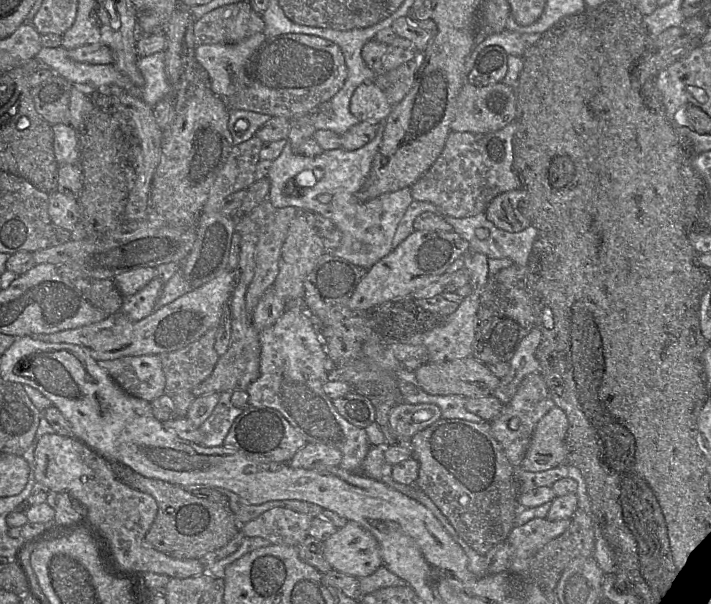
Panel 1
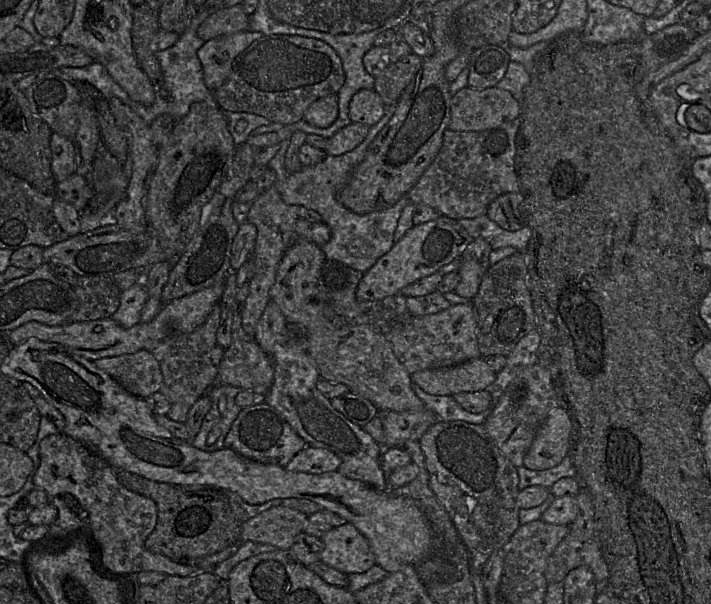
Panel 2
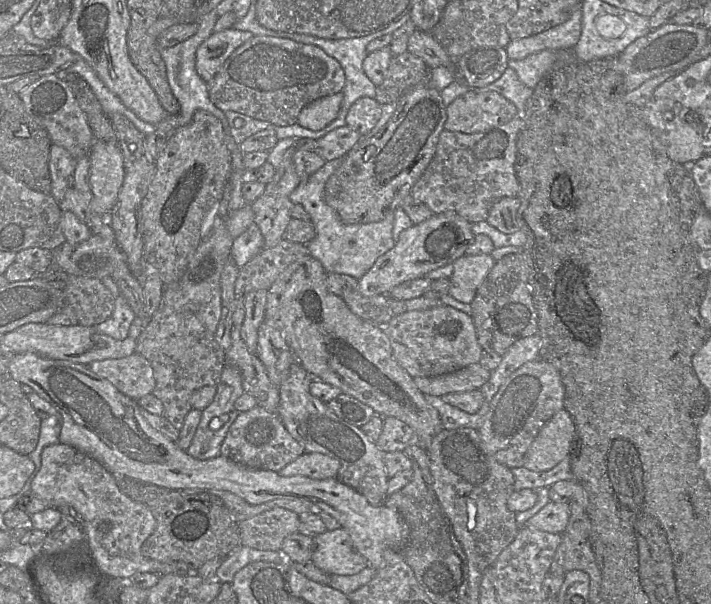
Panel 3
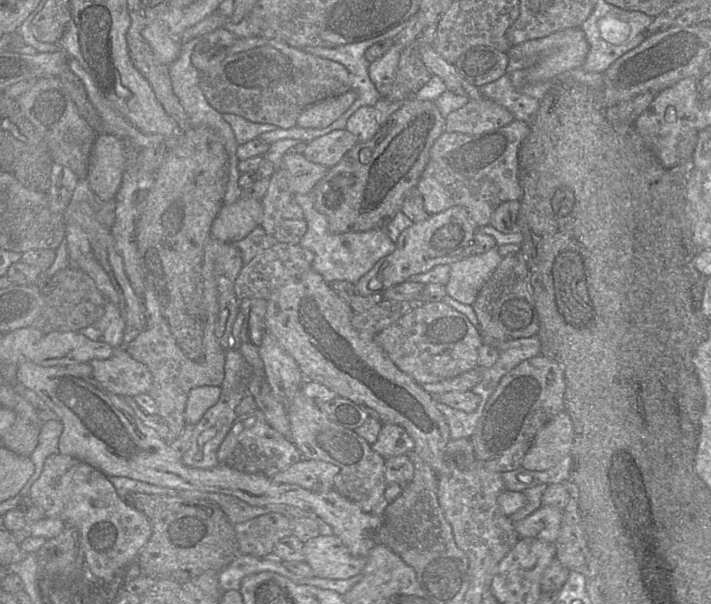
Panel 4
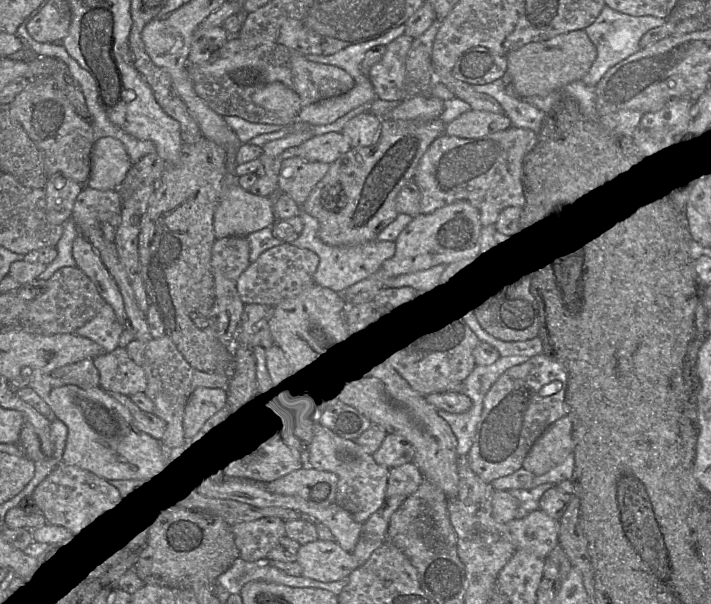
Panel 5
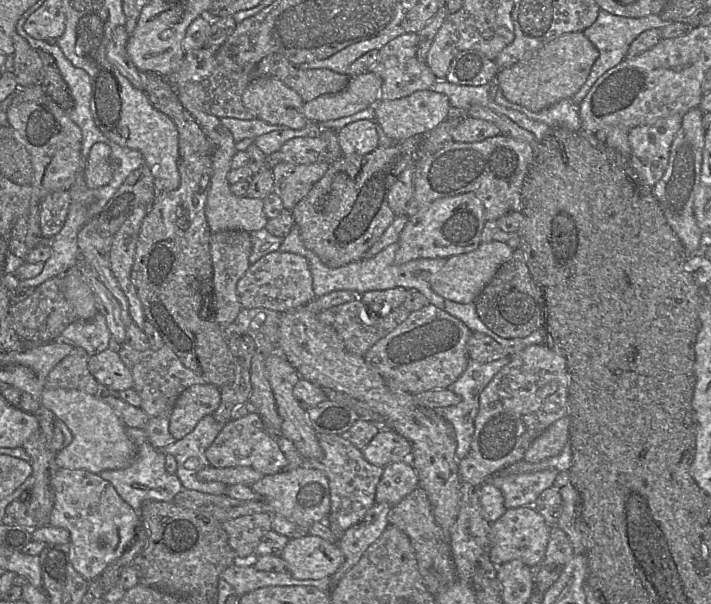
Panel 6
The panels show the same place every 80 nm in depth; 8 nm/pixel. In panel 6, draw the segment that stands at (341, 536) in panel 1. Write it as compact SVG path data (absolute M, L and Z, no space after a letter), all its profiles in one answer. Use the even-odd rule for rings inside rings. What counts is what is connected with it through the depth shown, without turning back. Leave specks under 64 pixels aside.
M307 534L290 539L281 553L288 573L298 580L318 580L331 577L344 562L337 543Z

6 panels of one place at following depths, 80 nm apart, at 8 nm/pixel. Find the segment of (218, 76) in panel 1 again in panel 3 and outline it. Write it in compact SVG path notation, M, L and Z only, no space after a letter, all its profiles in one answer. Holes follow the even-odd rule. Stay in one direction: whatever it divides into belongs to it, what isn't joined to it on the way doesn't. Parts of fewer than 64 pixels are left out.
M233 28L212 32L196 51L196 71L208 83L229 56L254 35Z

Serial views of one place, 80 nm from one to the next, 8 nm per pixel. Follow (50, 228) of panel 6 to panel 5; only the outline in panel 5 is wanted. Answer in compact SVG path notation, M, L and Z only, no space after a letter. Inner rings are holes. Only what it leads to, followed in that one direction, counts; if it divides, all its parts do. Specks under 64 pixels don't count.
M56 173L48 178L44 188L46 193L46 217L53 225L62 225L72 219L72 209L82 185Z

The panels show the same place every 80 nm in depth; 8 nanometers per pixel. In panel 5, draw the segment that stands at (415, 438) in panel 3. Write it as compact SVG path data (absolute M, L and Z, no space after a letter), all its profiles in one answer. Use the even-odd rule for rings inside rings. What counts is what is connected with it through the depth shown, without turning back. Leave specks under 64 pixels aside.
M387 433L372 454L374 460L382 467L392 468L406 462L413 462L414 449L410 442L401 435Z

